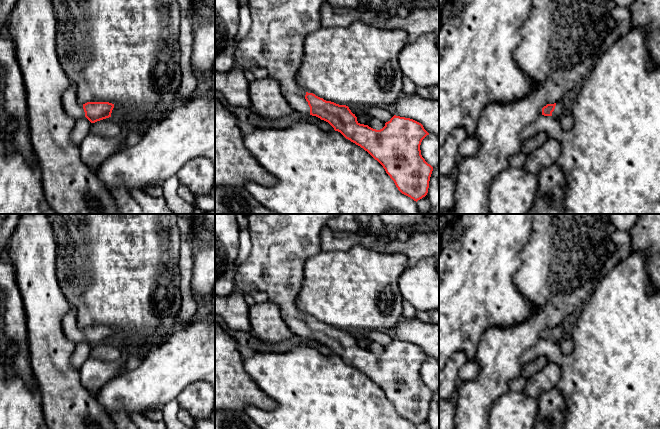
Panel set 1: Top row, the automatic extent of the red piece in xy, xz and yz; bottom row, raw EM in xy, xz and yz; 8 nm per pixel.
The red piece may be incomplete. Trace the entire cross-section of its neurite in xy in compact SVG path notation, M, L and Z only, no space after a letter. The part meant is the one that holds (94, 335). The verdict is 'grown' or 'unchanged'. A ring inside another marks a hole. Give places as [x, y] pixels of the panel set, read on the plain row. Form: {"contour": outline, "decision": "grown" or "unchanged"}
{"contour": "M71 306L62 320L64 335L74 344L86 341L91 347L111 341L114 328L109 326L87 326L80 328L77 324L77 310Z", "decision": "grown"}

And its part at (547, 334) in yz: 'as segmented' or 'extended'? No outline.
extended

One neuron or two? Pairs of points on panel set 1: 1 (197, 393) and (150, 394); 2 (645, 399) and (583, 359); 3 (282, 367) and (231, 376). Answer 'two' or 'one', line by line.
1: two
2: one
3: two

